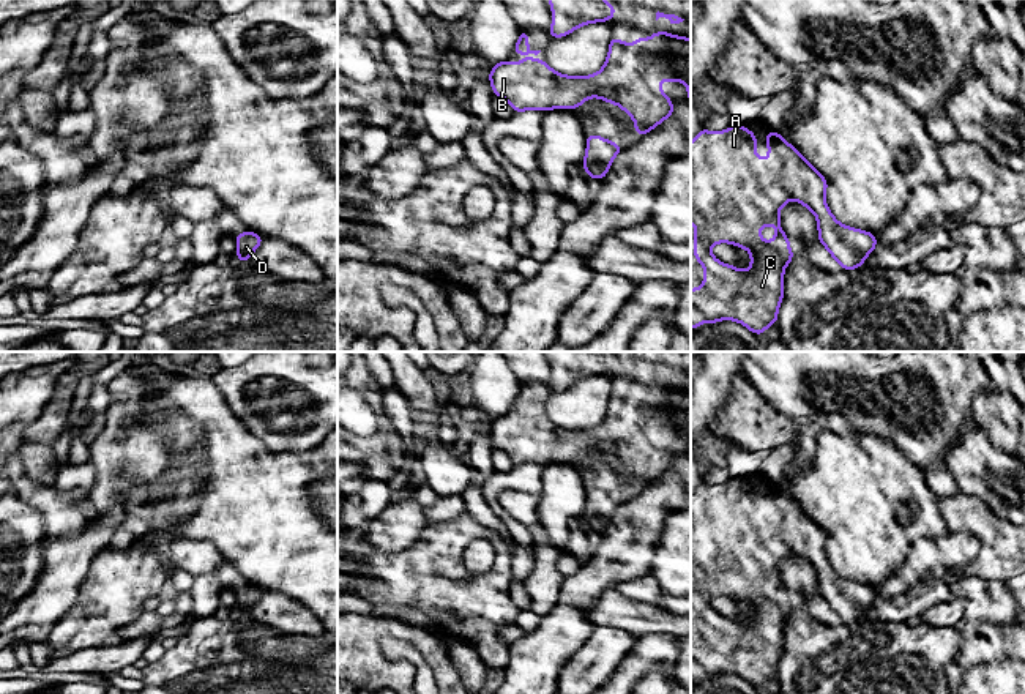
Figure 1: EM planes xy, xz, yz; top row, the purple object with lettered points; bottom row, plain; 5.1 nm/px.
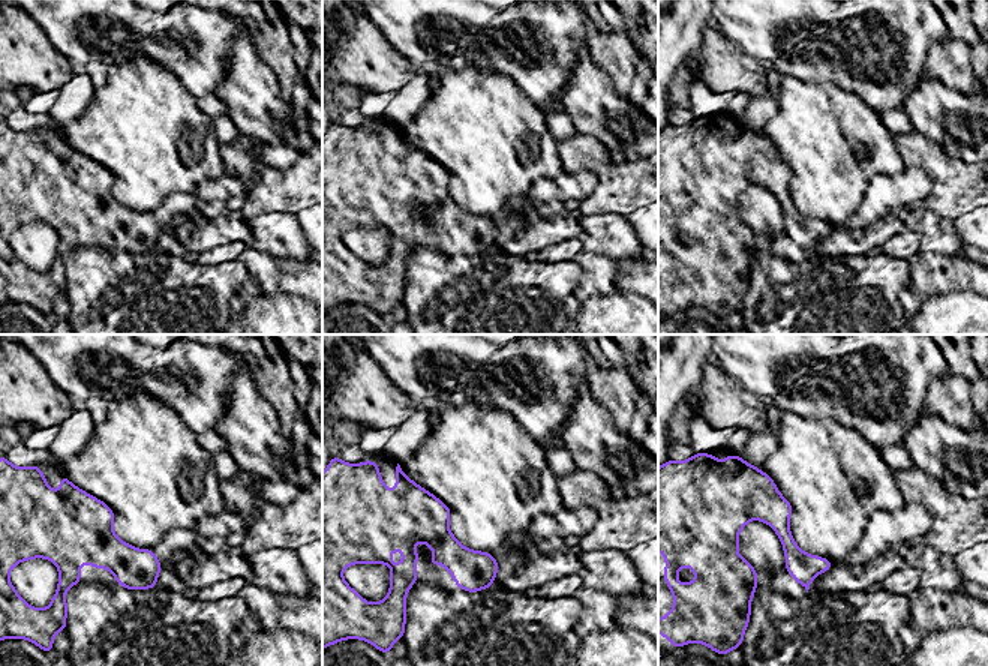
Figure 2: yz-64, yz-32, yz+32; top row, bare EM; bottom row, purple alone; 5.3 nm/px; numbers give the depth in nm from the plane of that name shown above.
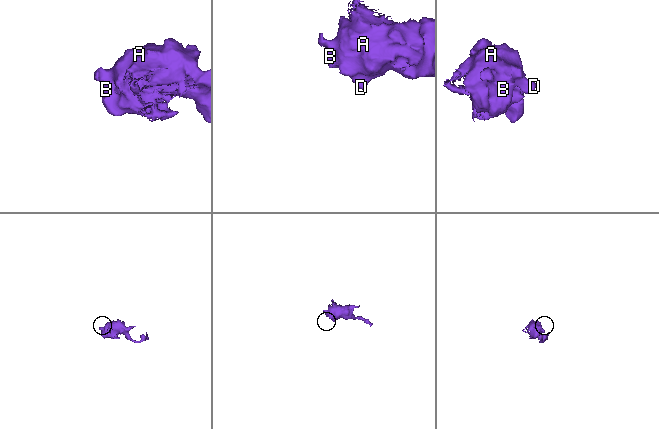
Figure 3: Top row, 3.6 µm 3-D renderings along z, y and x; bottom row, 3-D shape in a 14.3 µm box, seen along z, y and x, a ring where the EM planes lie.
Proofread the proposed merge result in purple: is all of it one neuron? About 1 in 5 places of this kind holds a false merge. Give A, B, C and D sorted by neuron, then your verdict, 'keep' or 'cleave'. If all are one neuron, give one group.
A B C D | keep

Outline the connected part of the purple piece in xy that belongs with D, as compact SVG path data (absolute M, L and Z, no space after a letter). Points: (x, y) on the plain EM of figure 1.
M251 584L235 588L235 591L237 591L237 610L241 617L246 617L246 614L251 612L254 604L263 595L263 590Z

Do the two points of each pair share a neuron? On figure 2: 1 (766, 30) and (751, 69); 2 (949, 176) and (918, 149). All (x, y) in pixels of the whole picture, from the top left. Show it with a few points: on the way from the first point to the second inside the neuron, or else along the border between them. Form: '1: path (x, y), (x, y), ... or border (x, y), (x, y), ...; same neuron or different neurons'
1: border (727, 38), (759, 62); different neurons
2: path (942, 170), (925, 153); same neuron

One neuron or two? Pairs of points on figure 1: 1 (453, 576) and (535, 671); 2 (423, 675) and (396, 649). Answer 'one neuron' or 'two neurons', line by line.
1: two neurons
2: one neuron

